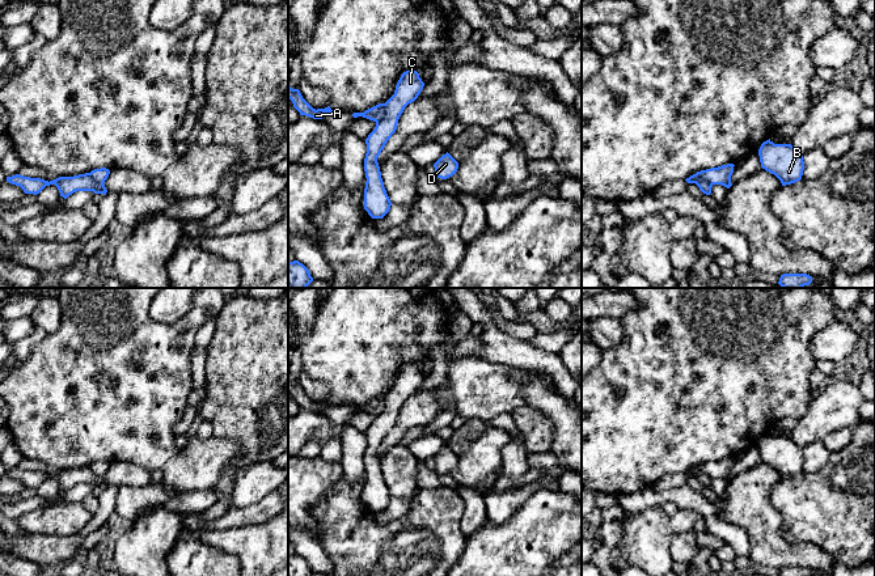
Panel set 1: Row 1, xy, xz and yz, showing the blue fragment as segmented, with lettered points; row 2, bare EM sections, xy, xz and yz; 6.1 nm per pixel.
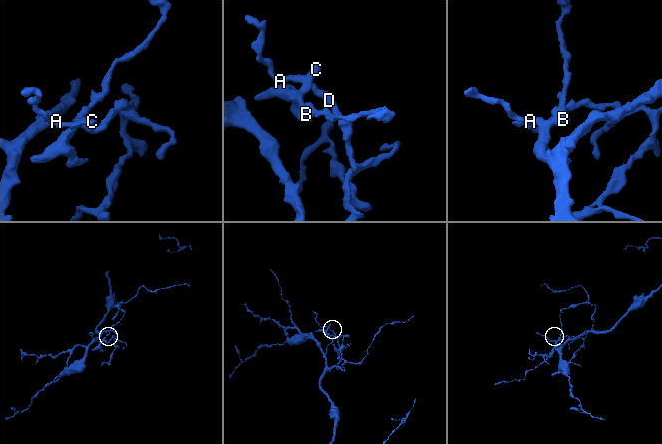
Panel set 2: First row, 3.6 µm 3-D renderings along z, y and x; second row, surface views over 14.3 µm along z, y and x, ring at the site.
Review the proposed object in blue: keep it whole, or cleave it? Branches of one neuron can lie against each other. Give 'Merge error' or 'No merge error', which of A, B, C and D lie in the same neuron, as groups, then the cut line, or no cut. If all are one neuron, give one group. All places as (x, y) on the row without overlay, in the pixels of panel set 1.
Merge error. Groups: A D / B C. Split along xz (385, 397), (385, 409), (376, 416)

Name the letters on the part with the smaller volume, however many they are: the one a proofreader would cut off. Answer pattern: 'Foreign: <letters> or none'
Foreign: B, C

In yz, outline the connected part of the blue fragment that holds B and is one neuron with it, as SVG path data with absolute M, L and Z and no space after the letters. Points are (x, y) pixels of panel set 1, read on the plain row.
M770 432L758 442L761 461L774 467L782 479L802 473L804 463L803 449L791 437L774 437Z

